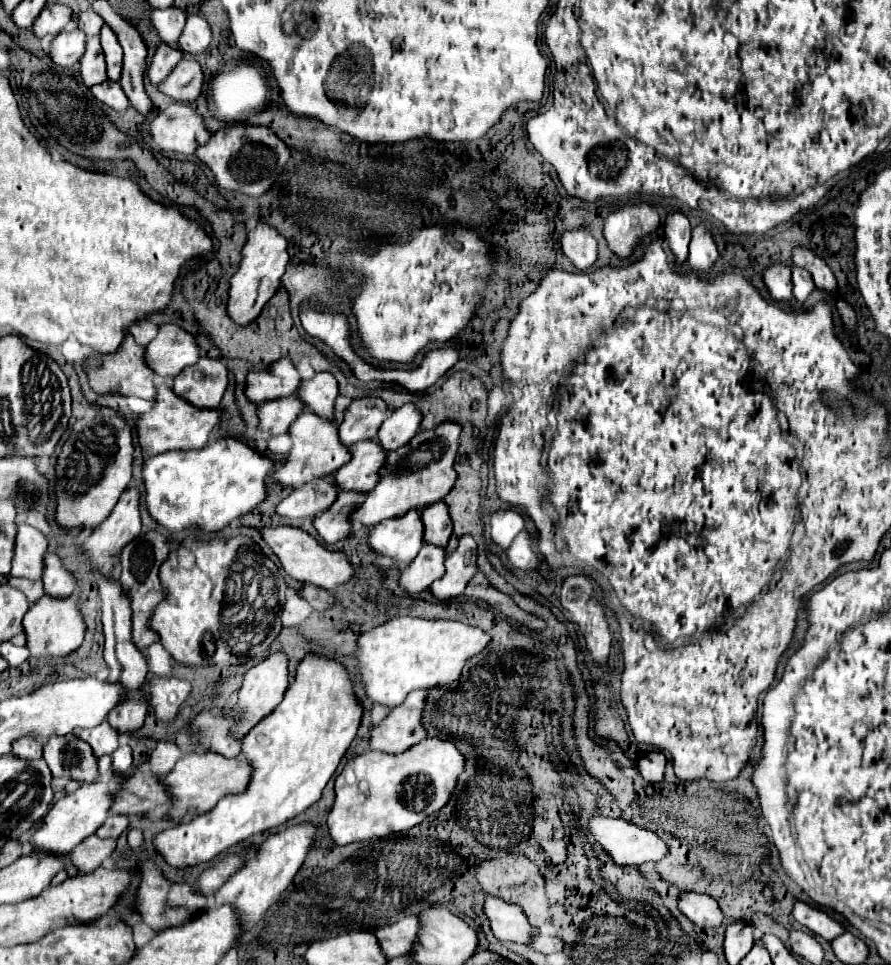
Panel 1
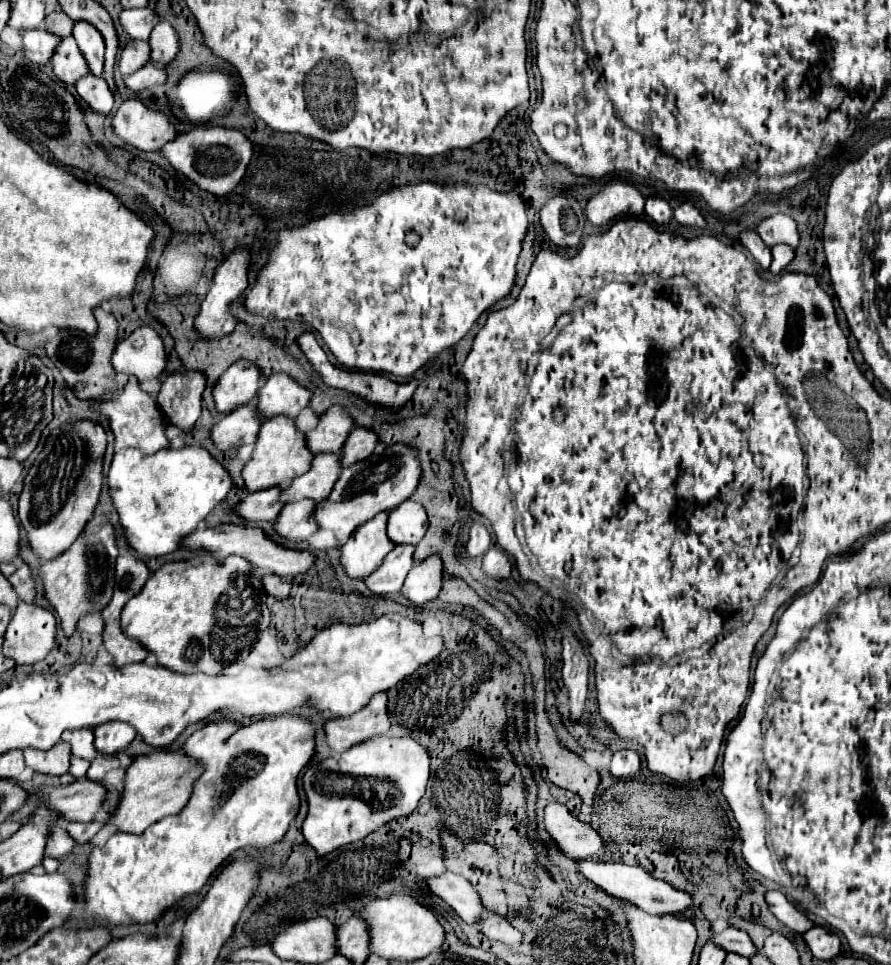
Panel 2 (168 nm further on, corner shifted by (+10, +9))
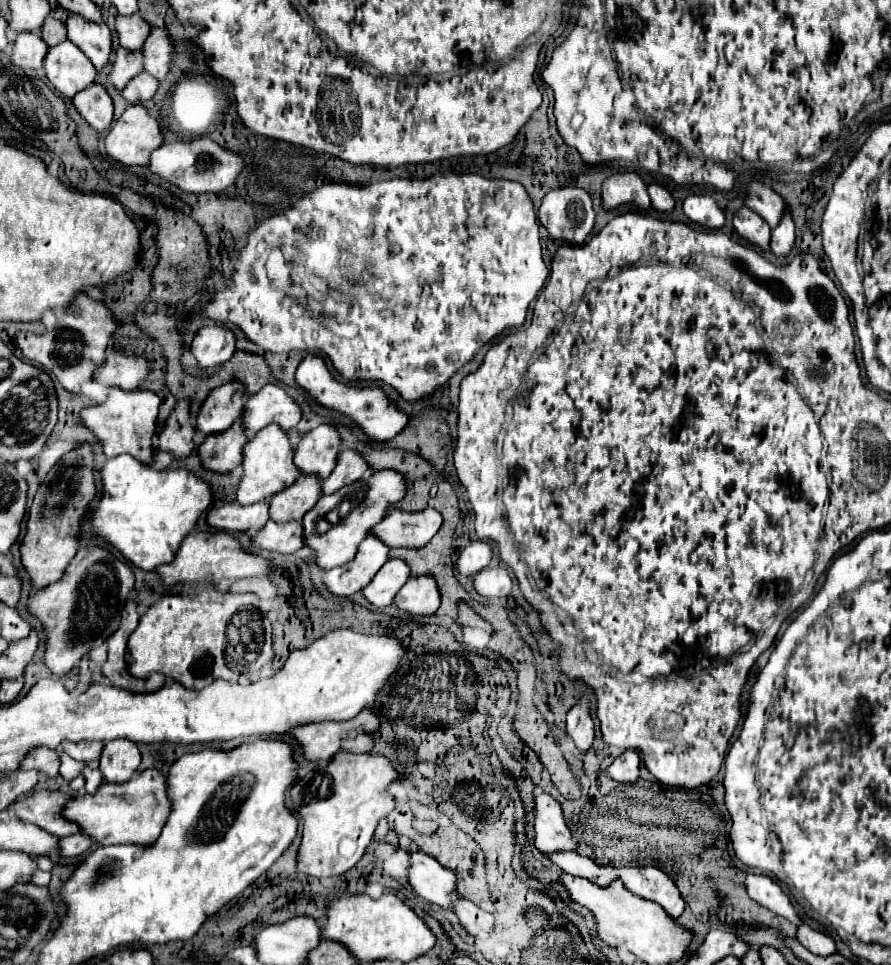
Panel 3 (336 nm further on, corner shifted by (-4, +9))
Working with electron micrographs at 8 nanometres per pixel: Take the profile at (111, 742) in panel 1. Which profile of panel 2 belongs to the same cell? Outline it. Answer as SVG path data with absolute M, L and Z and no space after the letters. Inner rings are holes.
M75 729L75 731L65 731L63 741L71 745L73 757L81 757L87 761L93 761L97 757L97 751L93 749L93 729Z

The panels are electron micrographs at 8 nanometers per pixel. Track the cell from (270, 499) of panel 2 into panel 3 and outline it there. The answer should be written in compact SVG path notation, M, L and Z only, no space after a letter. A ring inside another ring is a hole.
M259 501L255 505L239 505L227 503L221 507L213 507L207 513L207 523L217 529L225 529L231 533L243 531L259 531L269 521L269 503Z

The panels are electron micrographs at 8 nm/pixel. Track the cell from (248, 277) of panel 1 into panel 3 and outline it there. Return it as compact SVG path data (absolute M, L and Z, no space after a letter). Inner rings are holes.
M223 325L201 327L191 343L191 351L201 367L217 367L231 359L235 343L235 333Z

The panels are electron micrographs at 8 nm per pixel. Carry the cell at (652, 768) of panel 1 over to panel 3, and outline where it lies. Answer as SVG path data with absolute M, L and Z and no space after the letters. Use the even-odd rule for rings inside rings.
M625 751L609 765L609 775L617 783L635 783L639 779L639 767L641 755L637 751Z

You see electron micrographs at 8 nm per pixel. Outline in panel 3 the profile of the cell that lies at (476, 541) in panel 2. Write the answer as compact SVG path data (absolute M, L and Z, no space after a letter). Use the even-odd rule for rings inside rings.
M477 539L477 541L469 543L469 545L459 553L459 559L457 559L455 567L457 567L457 571L459 571L461 575L475 575L475 573L479 573L481 569L485 569L485 567L489 565L491 557L493 557L493 547L491 547L491 543Z

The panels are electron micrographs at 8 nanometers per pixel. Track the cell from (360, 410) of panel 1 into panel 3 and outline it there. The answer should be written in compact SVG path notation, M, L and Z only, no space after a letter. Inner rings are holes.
M319 425L309 431L295 449L295 465L303 473L317 473L321 479L327 479L335 469L339 455L341 437L335 425Z

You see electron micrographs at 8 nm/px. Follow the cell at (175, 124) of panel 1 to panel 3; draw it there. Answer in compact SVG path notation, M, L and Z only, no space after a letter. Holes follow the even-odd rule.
M129 105L123 111L123 115L113 123L105 139L107 155L125 165L147 165L151 153L161 145L163 145L163 127L155 117L149 115L149 111L143 105Z

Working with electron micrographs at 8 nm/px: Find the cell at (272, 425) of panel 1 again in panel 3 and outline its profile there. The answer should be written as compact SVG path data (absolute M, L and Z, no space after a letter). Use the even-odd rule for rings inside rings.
M235 421L229 429L221 431L219 435L209 435L199 445L199 457L207 469L227 473L241 465L243 461L243 447L247 443L245 425Z

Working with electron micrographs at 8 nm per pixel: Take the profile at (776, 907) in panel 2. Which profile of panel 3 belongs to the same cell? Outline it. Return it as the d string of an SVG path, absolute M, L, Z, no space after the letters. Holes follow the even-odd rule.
M747 875L747 893L751 899L761 903L763 907L775 911L777 915L789 919L795 925L803 925L803 919L795 911L789 895L767 875Z

